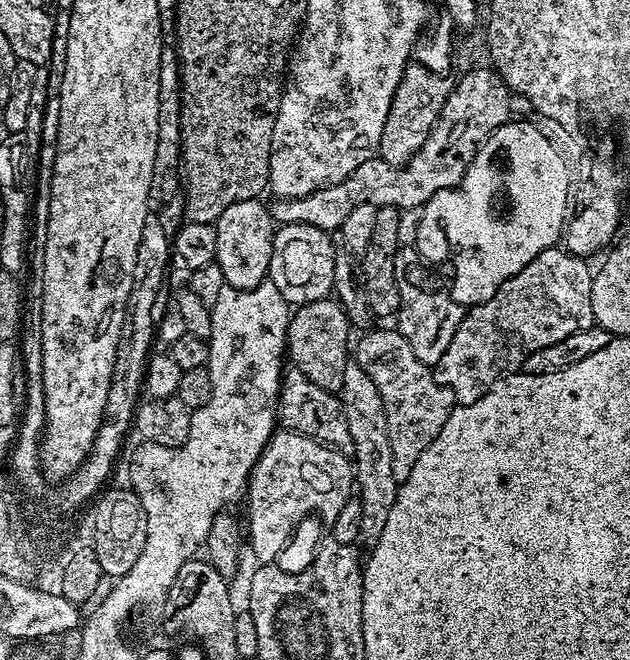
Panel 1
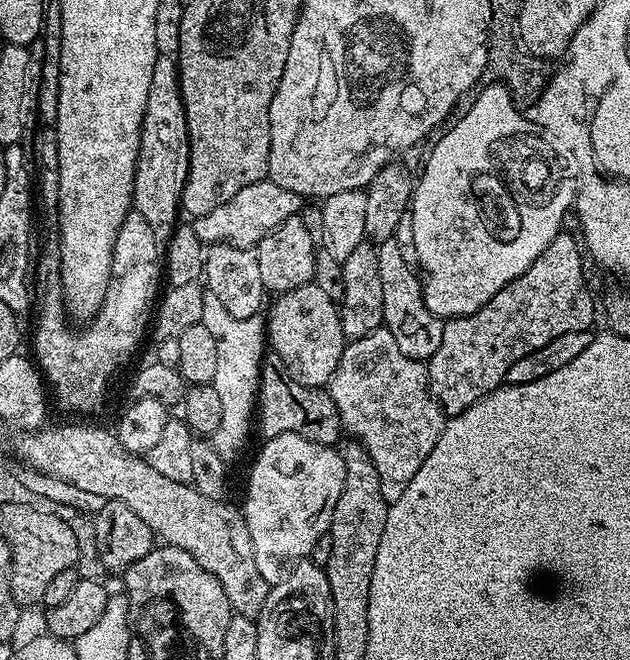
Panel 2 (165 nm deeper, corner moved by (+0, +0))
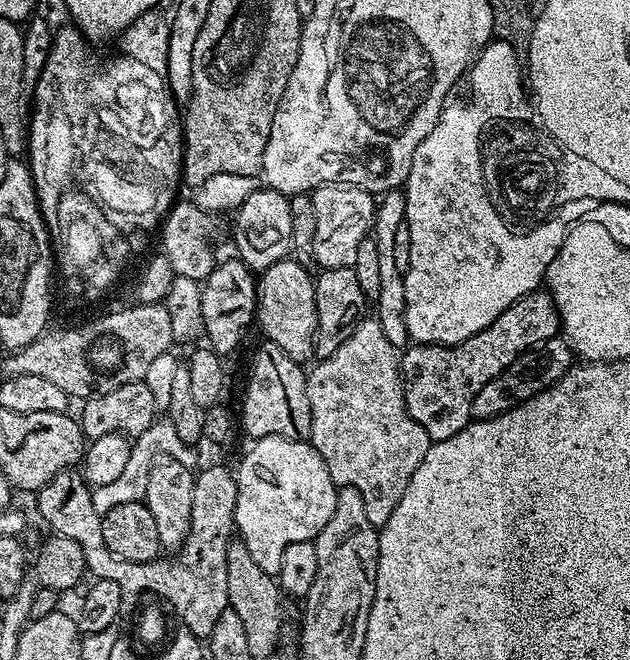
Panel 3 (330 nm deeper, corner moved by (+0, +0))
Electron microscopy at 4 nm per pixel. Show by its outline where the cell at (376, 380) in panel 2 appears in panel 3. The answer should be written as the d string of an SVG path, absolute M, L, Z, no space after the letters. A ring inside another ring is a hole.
M375 318L361 319L354 334L330 354L330 358L319 361L313 372L307 373L308 397L310 398L310 443L322 454L330 478L339 487L354 487L365 503L366 518L379 530L394 514L398 498L406 490L414 470L426 458L430 439L423 424L419 424L407 412L403 396L403 382L400 376L401 353L392 345L390 338L382 334L382 326Z

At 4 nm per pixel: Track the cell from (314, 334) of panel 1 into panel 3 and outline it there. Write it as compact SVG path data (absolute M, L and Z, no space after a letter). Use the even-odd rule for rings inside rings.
M294 258L274 262L259 273L256 286L256 319L264 331L263 339L278 346L291 360L312 360L316 346L318 310L316 309L316 282L313 273L303 268Z

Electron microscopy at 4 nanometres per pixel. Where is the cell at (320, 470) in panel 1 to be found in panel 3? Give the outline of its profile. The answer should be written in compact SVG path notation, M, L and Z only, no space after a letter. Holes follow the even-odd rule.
M267 436L255 441L253 448L244 456L240 469L235 469L236 478L236 519L235 531L238 538L250 550L254 562L266 570L266 574L279 577L282 570L282 554L290 542L314 541L318 533L334 514L338 486L326 470L322 454L313 448L308 440L291 440L285 436Z

